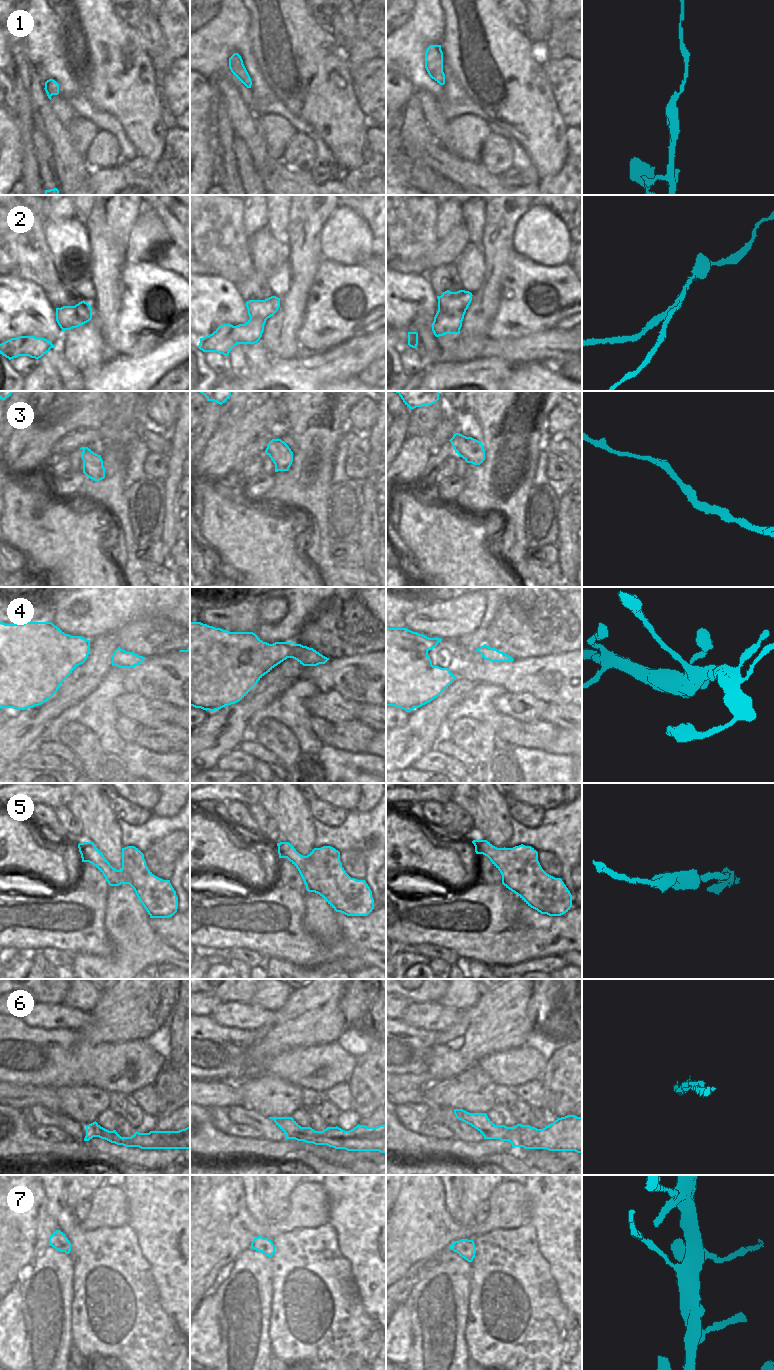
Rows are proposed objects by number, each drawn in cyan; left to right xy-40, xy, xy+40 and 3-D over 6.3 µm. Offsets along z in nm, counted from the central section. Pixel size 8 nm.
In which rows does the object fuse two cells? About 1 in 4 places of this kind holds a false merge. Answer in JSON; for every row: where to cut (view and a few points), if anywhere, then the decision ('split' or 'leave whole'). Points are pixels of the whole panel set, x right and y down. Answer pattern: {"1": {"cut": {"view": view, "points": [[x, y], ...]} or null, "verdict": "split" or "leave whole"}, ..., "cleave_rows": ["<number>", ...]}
{"1": {"cut": null, "verdict": "leave whole"}, "2": {"cut": {"view": "xy+40", "points": [[465, 291], [456, 299], [445, 298], [442, 301], [441, 308]]}, "verdict": "split"}, "3": {"cut": null, "verdict": "leave whole"}, "4": {"cut": null, "verdict": "leave whole"}, "5": {"cut": null, "verdict": "leave whole"}, "6": {"cut": null, "verdict": "leave whole"}, "7": {"cut": {"view": "xy", "points": [[263, 1238], [260, 1251]]}, "verdict": "split"}, "cleave_rows": ["2", "7"]}

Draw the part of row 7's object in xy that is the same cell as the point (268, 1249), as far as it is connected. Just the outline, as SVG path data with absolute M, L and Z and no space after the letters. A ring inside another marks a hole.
M263 1238L261 1244L263 1245L261 1252L271 1258L275 1253L275 1245L273 1244L273 1242L268 1238Z

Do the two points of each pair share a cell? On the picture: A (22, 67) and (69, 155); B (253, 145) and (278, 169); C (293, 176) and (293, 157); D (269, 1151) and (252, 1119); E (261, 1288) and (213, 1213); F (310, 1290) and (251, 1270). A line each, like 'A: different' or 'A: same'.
A: same
B: different
C: different
D: different
E: different
F: different

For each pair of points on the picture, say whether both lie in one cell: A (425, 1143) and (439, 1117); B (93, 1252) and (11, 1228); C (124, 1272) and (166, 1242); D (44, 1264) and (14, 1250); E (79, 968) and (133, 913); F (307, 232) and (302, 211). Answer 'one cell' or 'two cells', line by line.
A: two cells
B: two cells
C: two cells
D: two cells
E: one cell
F: one cell

